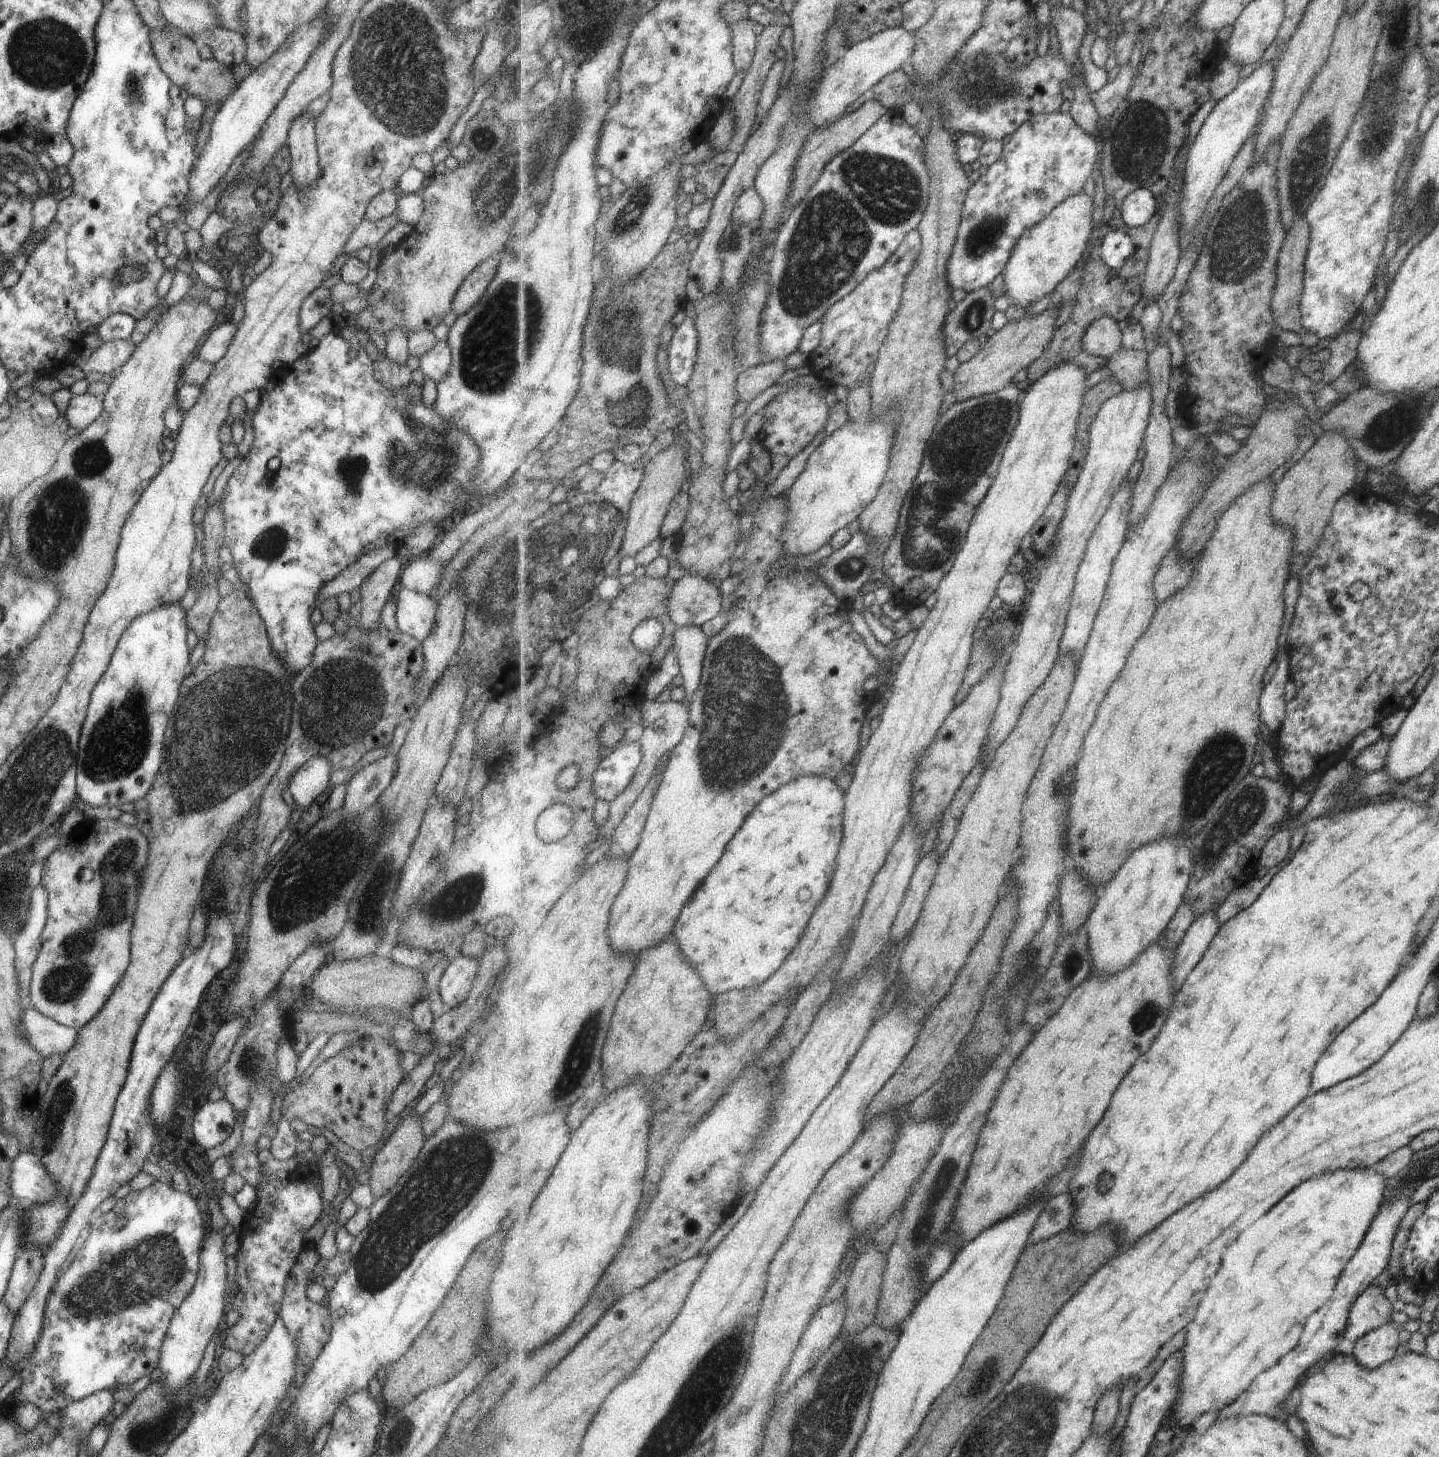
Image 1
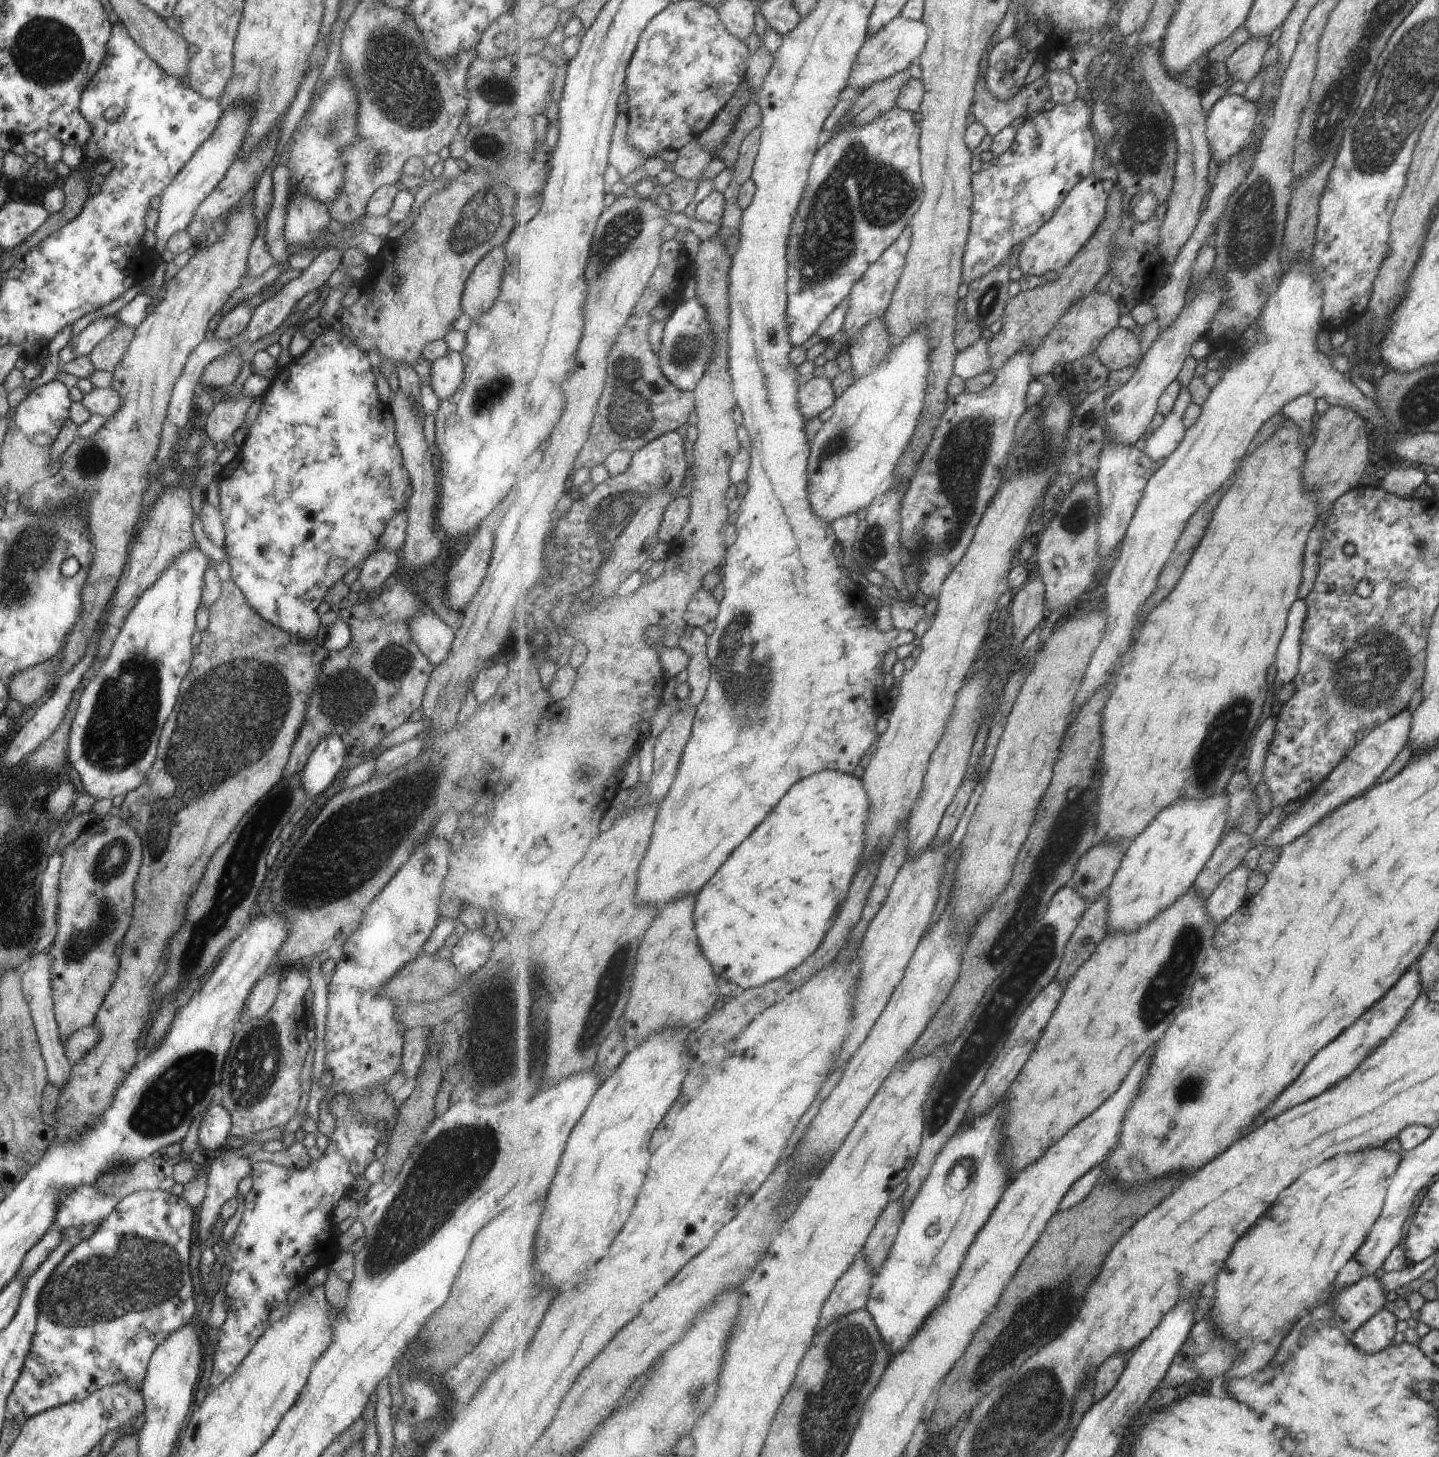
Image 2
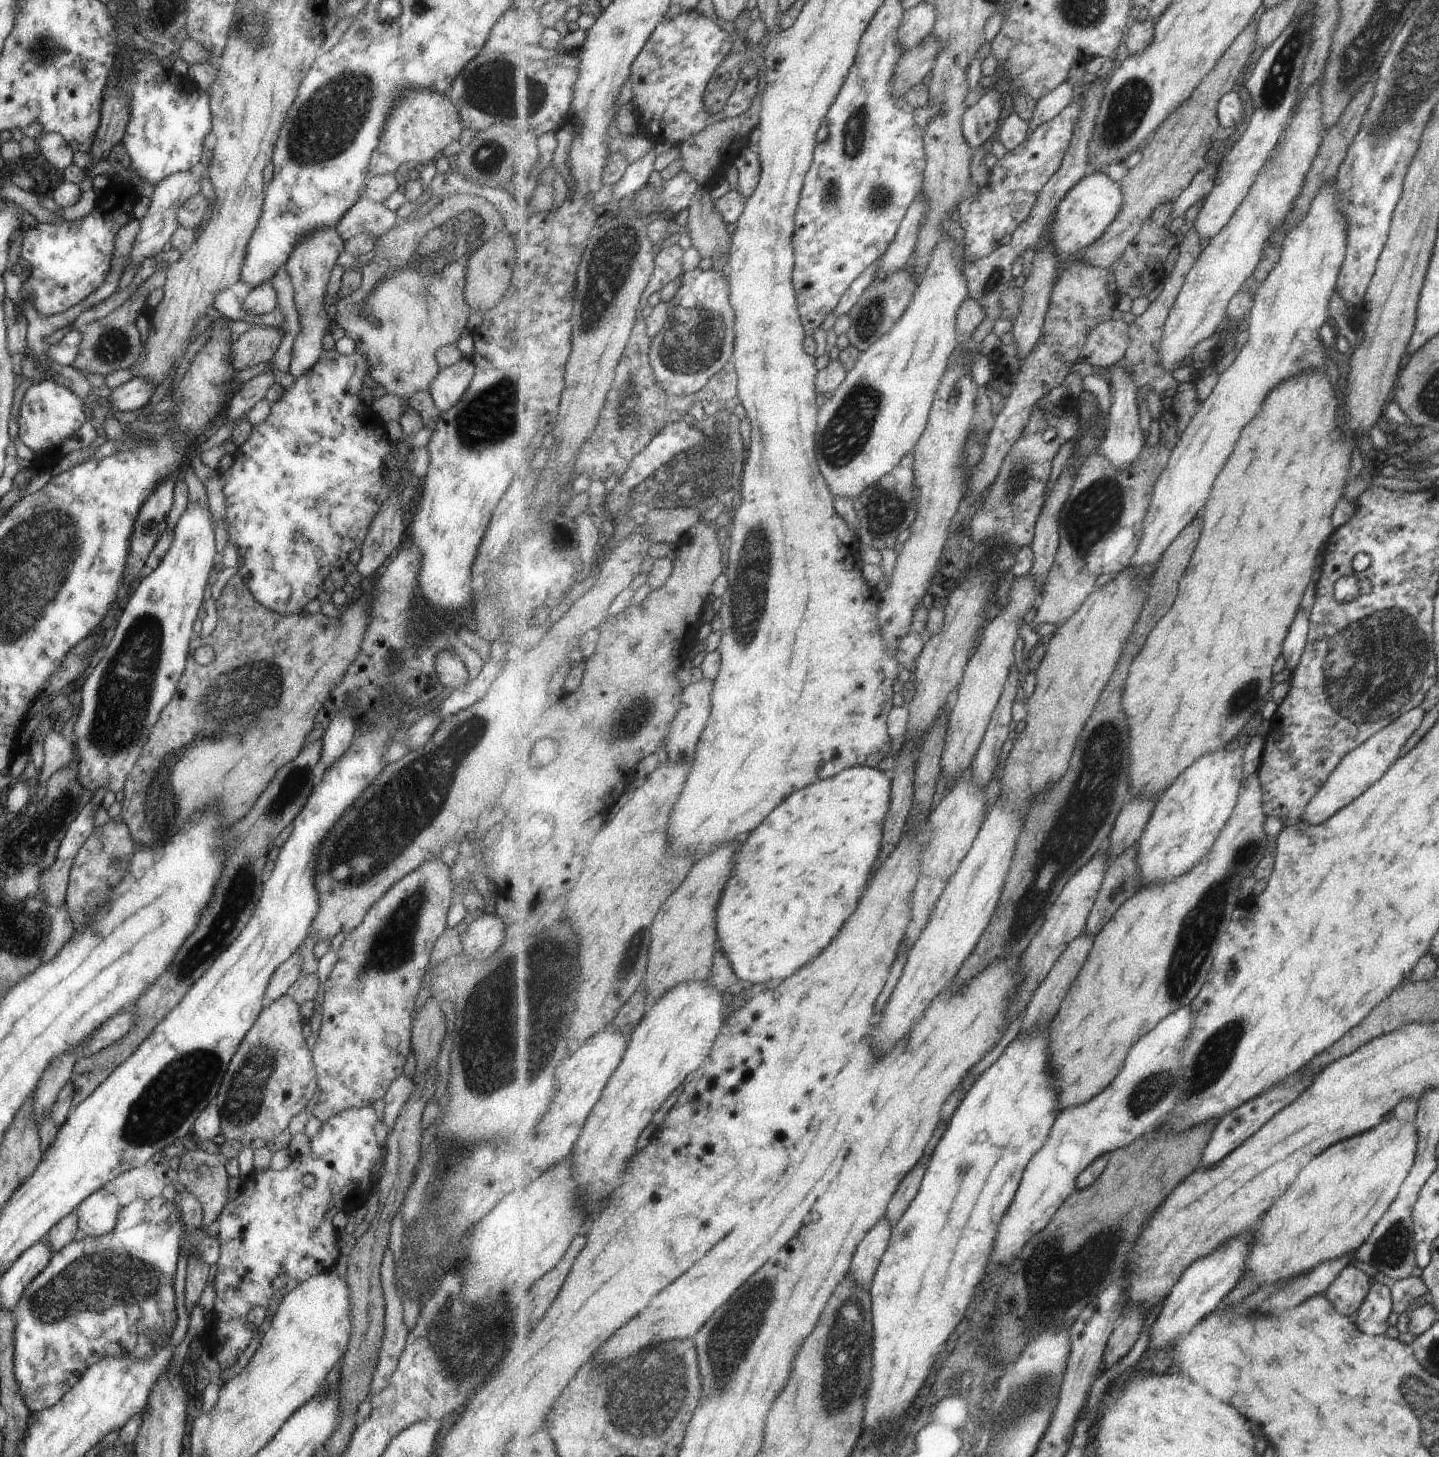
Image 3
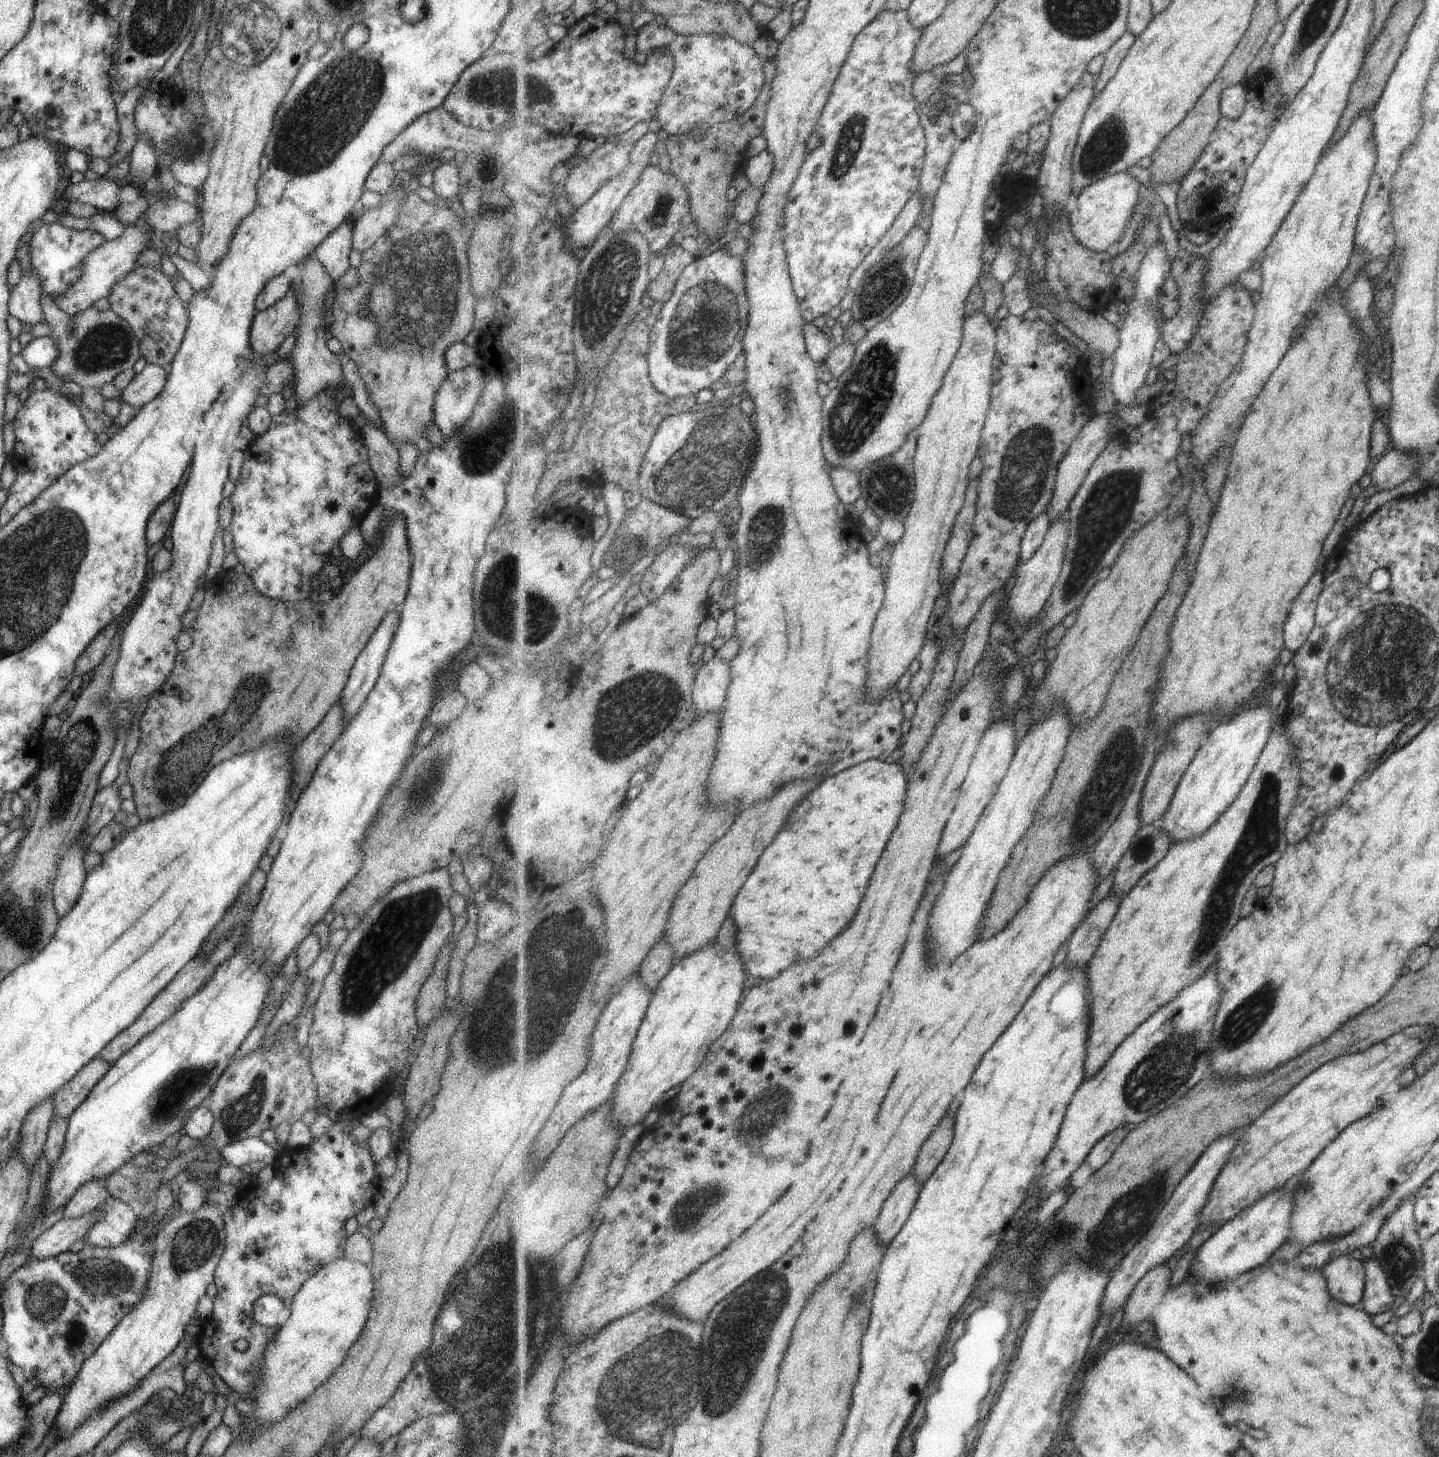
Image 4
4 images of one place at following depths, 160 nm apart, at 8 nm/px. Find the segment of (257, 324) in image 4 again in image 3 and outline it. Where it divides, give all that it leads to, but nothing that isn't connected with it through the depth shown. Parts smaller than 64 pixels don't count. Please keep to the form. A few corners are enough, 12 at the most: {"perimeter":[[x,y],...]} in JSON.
{"perimeter":[[256,325],[235,336],[231,366],[272,359],[283,333]]}

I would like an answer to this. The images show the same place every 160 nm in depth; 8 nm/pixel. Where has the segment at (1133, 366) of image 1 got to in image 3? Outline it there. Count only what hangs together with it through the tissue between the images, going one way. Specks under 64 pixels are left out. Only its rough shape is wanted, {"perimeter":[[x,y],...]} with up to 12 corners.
{"perimeter":[[1129,325],[1095,326],[1078,362],[1110,368],[1125,359]]}

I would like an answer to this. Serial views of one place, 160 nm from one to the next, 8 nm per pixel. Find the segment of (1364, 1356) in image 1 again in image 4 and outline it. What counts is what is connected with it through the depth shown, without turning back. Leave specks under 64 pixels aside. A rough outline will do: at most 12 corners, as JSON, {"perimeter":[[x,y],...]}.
{"perimeter":[[1372,1256],[1364,1261],[1361,1306],[1372,1318],[1393,1308],[1385,1275]]}

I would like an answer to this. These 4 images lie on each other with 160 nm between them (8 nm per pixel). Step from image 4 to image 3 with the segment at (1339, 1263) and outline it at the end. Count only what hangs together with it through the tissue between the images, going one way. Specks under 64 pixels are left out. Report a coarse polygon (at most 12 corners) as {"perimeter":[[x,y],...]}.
{"perimeter":[[1347,1265],[1322,1292],[1344,1317],[1367,1297],[1369,1280]]}

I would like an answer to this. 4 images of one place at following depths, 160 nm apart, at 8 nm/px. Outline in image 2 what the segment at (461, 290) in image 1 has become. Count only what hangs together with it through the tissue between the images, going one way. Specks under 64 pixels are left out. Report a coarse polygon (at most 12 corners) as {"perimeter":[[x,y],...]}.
{"perimeter":[[502,245],[471,269],[461,312],[483,314],[499,294],[505,264]]}

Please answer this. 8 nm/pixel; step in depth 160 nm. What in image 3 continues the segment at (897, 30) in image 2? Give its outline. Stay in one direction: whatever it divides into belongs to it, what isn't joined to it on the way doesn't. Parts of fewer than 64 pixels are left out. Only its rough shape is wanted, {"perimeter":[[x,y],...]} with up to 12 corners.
{"perimeter":[[926,1],[904,12],[897,38],[907,50],[932,35],[935,6]]}

